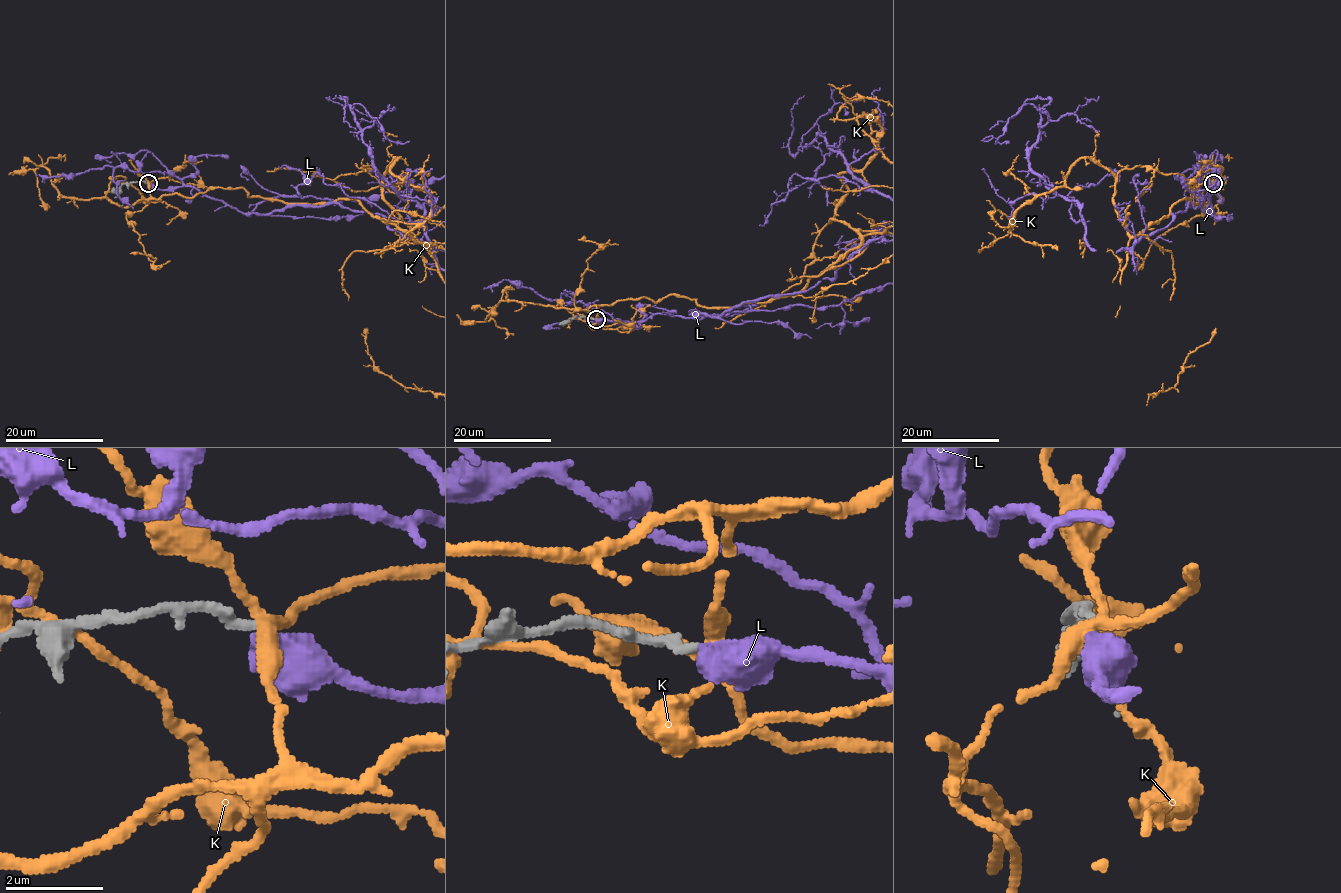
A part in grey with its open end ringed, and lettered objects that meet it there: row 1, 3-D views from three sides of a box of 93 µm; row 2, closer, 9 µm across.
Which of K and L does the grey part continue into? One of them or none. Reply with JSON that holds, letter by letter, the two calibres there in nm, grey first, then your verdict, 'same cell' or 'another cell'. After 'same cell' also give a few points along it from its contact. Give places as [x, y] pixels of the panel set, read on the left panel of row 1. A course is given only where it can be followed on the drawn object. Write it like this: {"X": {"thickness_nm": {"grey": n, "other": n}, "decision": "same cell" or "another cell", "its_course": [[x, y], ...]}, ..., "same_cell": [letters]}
{"K": {"thickness_nm": {"grey": 200, "other": 280}, "decision": "another cell"}, "L": {"thickness_nm": {"grey": 200, "other": 550}, "decision": "same cell"}, "same_cell": ["L"]}

